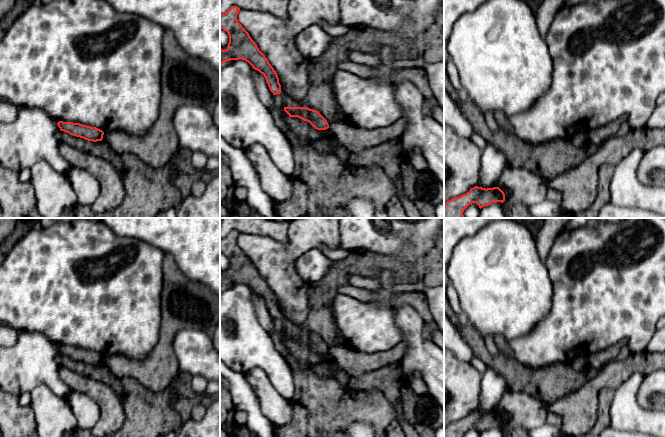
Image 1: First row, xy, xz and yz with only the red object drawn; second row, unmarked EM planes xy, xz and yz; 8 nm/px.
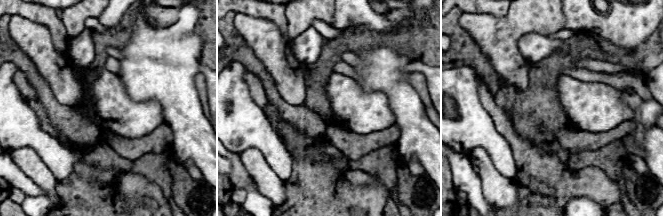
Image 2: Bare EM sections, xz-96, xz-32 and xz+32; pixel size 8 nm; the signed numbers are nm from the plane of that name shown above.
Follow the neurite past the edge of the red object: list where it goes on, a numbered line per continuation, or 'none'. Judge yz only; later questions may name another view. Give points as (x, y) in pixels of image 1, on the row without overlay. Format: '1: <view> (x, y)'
none

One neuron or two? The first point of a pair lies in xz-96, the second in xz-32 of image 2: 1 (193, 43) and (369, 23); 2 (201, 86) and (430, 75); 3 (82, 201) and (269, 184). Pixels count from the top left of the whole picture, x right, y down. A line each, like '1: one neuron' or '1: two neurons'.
1: two neurons
2: two neurons
3: two neurons

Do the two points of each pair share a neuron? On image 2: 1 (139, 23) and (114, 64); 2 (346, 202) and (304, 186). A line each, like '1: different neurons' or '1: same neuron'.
1: different neurons
2: same neuron

